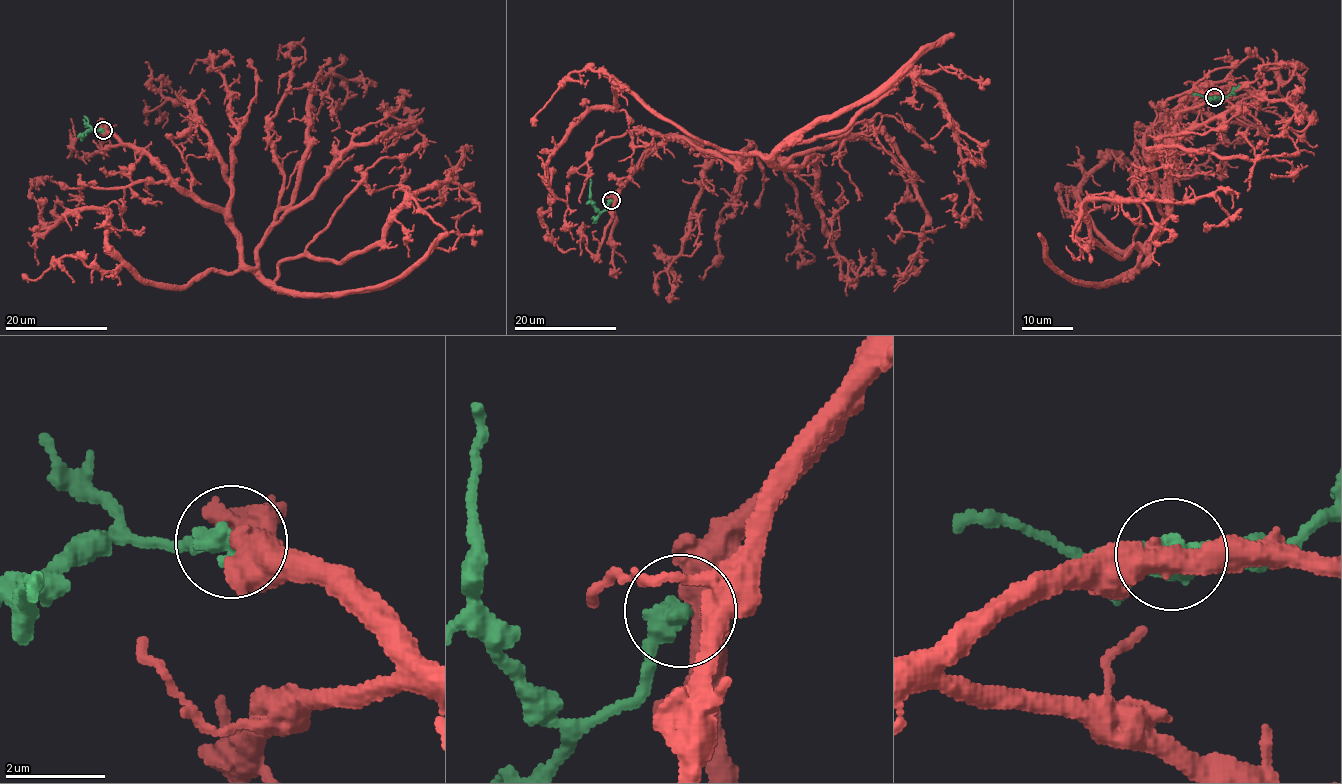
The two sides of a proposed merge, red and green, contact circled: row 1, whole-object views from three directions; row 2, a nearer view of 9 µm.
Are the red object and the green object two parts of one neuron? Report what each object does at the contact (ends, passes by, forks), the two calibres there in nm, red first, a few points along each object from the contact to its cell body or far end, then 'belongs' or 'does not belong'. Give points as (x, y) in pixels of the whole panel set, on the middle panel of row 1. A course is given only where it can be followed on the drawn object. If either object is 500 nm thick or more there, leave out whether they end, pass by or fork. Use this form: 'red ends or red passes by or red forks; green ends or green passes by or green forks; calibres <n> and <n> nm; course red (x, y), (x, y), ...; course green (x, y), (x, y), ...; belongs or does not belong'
calibres 500 and 480 nm; course red (611, 200), (672, 137), (741, 169), (838, 134), (911, 74), (953, 125), (969, 187), (961, 216), (940, 198); course green (611, 200), (601, 211), (595, 207), (590, 198), (590, 179); does not belong

